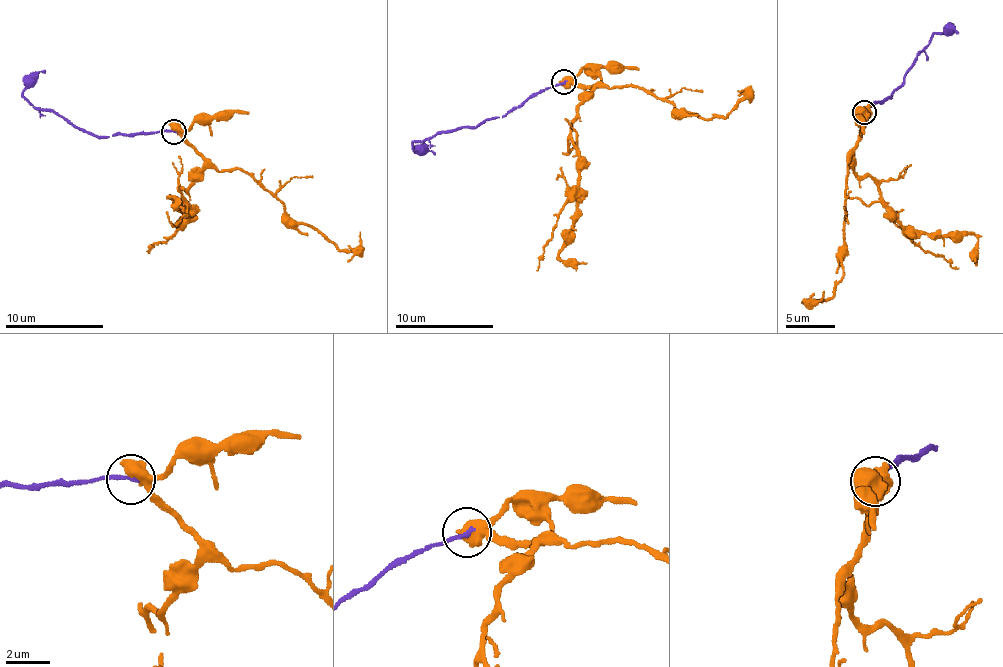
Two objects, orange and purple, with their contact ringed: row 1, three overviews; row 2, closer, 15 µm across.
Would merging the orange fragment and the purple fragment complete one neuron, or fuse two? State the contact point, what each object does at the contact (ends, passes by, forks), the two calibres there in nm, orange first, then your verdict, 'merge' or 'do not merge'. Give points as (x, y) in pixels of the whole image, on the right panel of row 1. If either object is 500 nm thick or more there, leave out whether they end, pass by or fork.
at (864, 112); 550 nm thick on the orange side, 190 nm on the other; do not merge

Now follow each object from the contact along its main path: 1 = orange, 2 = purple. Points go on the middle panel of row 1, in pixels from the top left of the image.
1: (564, 82), (581, 88), (594, 84), (571, 126), (579, 159), (571, 239), (559, 255), (586, 263)
2: (564, 82), (540, 89), (498, 118), (486, 118), (471, 126), (444, 130), (412, 147), (434, 155)

